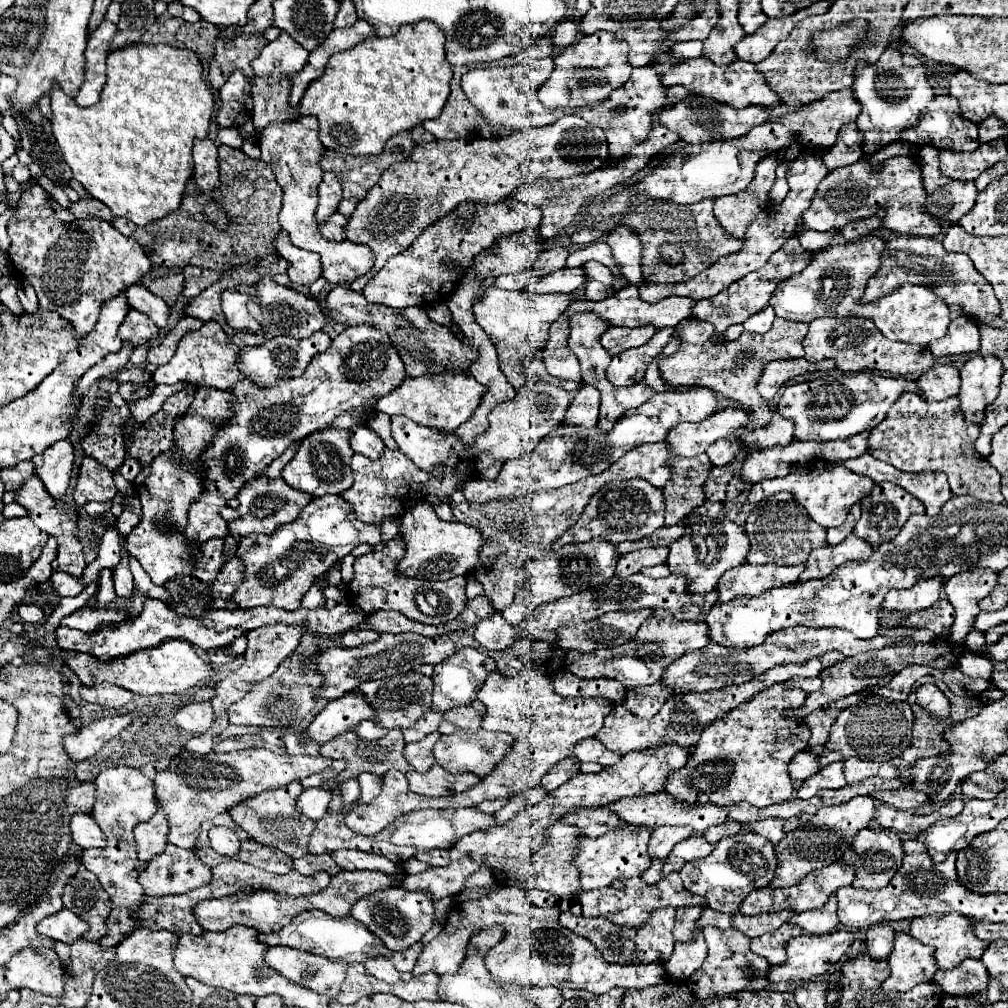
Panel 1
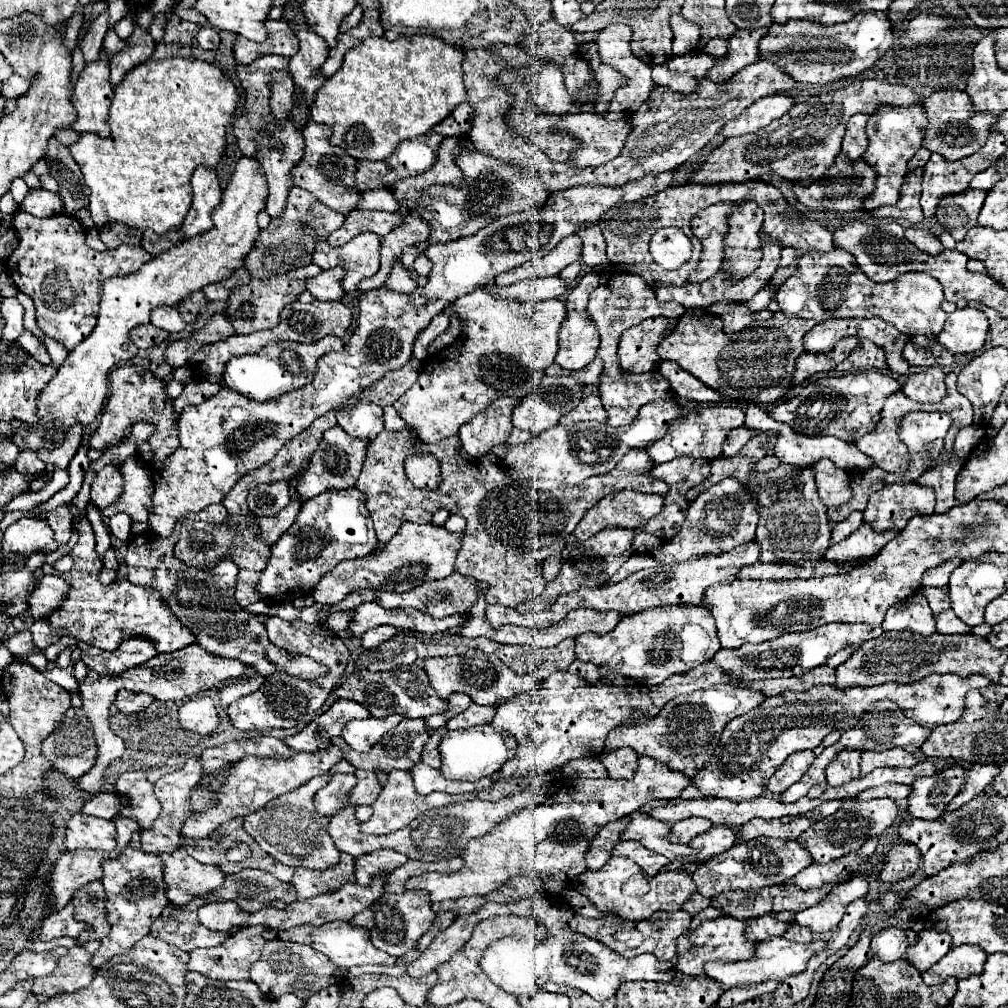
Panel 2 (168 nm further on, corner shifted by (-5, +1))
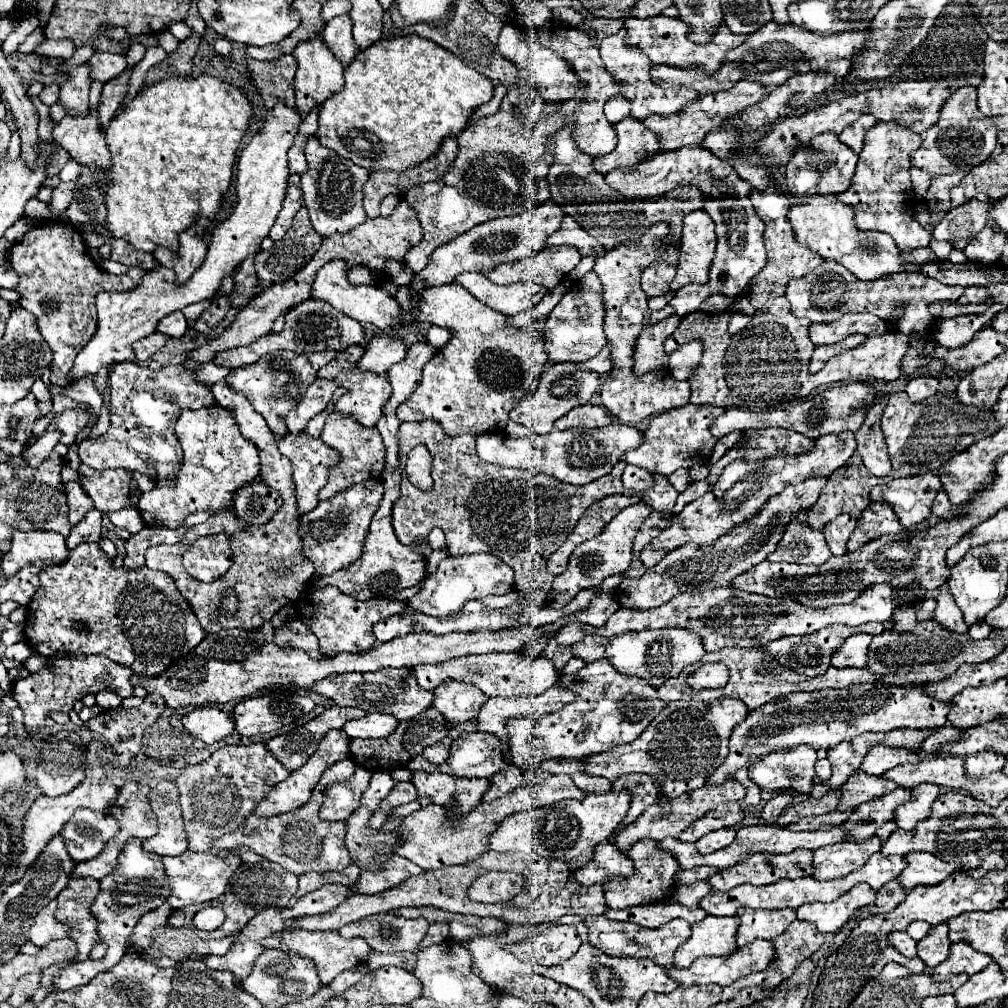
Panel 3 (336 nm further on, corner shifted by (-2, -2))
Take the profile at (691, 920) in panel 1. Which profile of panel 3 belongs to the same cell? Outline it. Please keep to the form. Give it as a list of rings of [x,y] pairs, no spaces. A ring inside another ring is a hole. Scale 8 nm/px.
[[[696,881],[696,883],[688,883],[688,885],[678,885],[676,887],[676,893],[674,893],[674,899],[688,907],[688,909],[698,909],[698,901],[708,895],[712,889],[706,881]]]

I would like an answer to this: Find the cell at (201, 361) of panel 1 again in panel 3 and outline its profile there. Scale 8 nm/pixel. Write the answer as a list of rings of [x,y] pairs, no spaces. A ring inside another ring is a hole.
[[[308,299],[306,303],[300,303],[298,307],[292,307],[286,313],[286,325],[282,333],[270,333],[264,335],[262,339],[256,339],[250,345],[244,347],[236,347],[230,351],[222,351],[220,355],[216,355],[212,359],[214,365],[218,367],[226,367],[226,369],[236,369],[236,367],[244,367],[250,363],[256,363],[262,355],[278,351],[278,349],[288,349],[288,351],[296,351],[296,353],[308,353],[308,351],[326,351],[326,349],[336,349],[336,351],[344,351],[350,345],[358,345],[364,341],[364,333],[358,321],[350,319],[348,315],[336,311],[334,307],[330,307],[324,301],[316,301],[316,299]]]

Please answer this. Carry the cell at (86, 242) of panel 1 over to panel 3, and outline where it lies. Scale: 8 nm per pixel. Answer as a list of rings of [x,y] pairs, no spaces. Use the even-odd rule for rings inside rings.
[[[52,221],[50,223],[40,223],[34,225],[20,243],[14,243],[12,251],[10,251],[10,265],[18,275],[18,285],[14,287],[14,291],[20,295],[20,307],[30,311],[36,317],[38,323],[38,331],[40,335],[46,339],[46,343],[52,349],[54,355],[54,363],[52,363],[52,375],[50,381],[54,385],[66,387],[68,385],[68,371],[72,369],[74,357],[78,355],[78,351],[92,339],[94,329],[96,329],[96,305],[94,305],[94,297],[98,291],[128,291],[132,287],[136,287],[142,279],[142,275],[146,273],[142,267],[130,267],[128,273],[124,275],[110,275],[104,273],[90,257],[86,251],[86,243],[82,239],[82,233],[76,225],[68,223],[68,221]]]

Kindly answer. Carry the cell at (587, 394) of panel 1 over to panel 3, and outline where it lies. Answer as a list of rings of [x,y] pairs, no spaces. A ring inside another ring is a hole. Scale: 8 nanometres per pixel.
[[[582,405],[582,407],[574,407],[574,411],[566,413],[562,419],[558,419],[556,429],[568,429],[568,427],[588,427],[588,429],[596,429],[596,427],[606,427],[612,423],[612,417],[608,415],[608,411],[600,405]]]

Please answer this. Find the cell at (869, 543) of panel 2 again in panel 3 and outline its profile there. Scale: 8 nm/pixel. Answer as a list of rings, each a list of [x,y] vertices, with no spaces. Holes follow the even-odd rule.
[[[872,503],[862,517],[858,519],[858,527],[850,535],[848,541],[848,551],[856,551],[858,547],[866,545],[872,539],[878,539],[882,535],[892,535],[892,533],[902,533],[904,529],[898,523],[896,513],[892,511],[890,505],[886,503]]]

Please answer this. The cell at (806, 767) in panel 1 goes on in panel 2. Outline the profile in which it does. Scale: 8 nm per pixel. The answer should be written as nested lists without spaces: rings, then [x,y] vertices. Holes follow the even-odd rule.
[[[813,750],[795,752],[793,756],[789,756],[789,760],[785,760],[785,764],[781,764],[777,768],[777,772],[771,778],[765,780],[765,788],[773,794],[781,794],[791,784],[801,780],[801,776],[807,772],[807,768],[813,764],[813,760],[815,760]]]

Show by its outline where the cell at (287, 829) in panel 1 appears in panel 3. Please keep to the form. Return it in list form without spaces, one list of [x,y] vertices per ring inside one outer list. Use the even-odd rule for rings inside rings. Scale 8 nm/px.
[[[344,759],[338,761],[334,765],[330,765],[324,773],[322,779],[318,781],[318,787],[314,787],[314,795],[310,797],[310,801],[294,811],[288,811],[286,815],[274,815],[274,817],[266,817],[260,819],[256,815],[248,815],[244,819],[244,823],[240,825],[240,829],[216,839],[212,843],[214,851],[222,851],[222,849],[234,849],[238,845],[246,845],[250,847],[254,853],[262,855],[268,861],[274,861],[282,867],[286,867],[286,871],[294,873],[294,875],[304,875],[310,871],[342,871],[346,869],[352,859],[346,851],[344,845],[344,833],[346,833],[346,823],[338,821],[338,823],[328,823],[322,821],[318,817],[318,809],[322,805],[322,793],[326,791],[326,787],[330,787],[336,781],[344,781],[348,777],[354,775],[354,761],[352,759]]]

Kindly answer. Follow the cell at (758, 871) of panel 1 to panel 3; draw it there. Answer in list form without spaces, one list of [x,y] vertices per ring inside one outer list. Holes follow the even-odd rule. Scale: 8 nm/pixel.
[[[798,849],[790,855],[748,855],[742,863],[718,871],[708,881],[714,891],[730,891],[742,883],[770,885],[780,879],[798,879],[806,875],[812,875],[812,851]]]

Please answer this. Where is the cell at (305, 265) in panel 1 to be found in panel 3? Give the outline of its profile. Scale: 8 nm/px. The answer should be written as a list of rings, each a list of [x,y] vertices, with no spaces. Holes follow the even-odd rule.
[[[340,259],[326,263],[326,267],[322,267],[322,271],[318,271],[318,275],[314,279],[312,297],[330,303],[334,309],[344,311],[344,315],[348,315],[360,323],[372,323],[378,329],[388,331],[394,323],[398,323],[398,317],[400,317],[398,303],[390,295],[382,293],[378,287],[366,287],[366,285],[352,287],[346,279],[346,267],[348,267],[346,261],[340,261]]]

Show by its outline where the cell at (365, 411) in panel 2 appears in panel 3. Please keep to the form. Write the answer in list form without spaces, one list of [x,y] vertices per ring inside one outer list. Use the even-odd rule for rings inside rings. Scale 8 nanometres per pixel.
[[[352,345],[348,347],[346,351],[342,351],[330,365],[322,367],[322,371],[318,371],[318,377],[328,377],[328,379],[338,379],[338,383],[346,389],[350,389],[348,395],[340,397],[334,411],[340,413],[340,415],[346,415],[346,417],[352,417],[356,423],[364,425],[364,427],[374,427],[382,415],[382,407],[384,403],[390,399],[392,395],[392,387],[390,387],[390,381],[388,381],[388,375],[386,373],[370,373],[370,371],[358,371],[356,367],[356,361],[362,357],[362,347],[358,345]]]

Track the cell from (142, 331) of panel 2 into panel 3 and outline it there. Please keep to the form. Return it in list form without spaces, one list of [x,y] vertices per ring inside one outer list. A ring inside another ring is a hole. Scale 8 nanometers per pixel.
[[[156,331],[156,333],[140,339],[138,343],[134,343],[134,353],[136,353],[138,363],[146,363],[158,349],[162,349],[166,345],[166,341],[168,341],[168,337]]]

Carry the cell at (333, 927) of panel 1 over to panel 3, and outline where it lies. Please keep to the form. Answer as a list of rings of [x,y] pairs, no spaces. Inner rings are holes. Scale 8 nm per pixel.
[[[286,929],[286,931],[278,931],[266,939],[262,939],[262,945],[266,949],[282,949],[288,953],[300,953],[306,955],[310,959],[314,959],[316,967],[318,967],[318,975],[322,985],[328,985],[336,975],[340,975],[346,969],[354,969],[356,965],[362,965],[368,961],[370,955],[370,947],[366,941],[362,941],[360,937],[354,939],[344,939],[338,935],[338,931],[302,931],[302,929]]]

